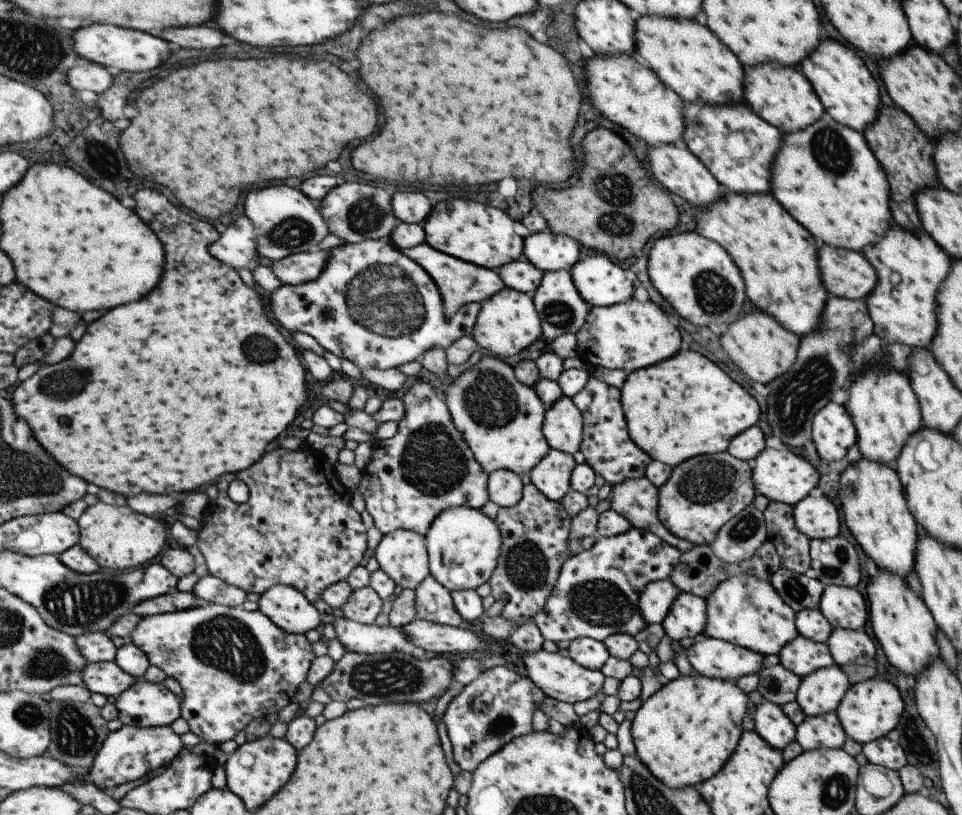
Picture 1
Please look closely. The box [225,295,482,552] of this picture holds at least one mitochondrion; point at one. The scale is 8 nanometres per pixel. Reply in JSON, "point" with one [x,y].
{"point":[433,463]}

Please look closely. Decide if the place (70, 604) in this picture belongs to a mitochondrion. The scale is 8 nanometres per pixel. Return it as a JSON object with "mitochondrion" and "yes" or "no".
{"mitochondrion":"yes"}

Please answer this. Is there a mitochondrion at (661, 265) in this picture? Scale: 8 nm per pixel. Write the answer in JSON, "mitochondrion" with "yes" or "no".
{"mitochondrion":"no"}

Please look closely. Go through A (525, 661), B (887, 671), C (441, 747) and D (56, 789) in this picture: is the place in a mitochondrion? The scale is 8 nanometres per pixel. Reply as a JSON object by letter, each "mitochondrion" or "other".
{"A":"other","B":"other","C":"other","D":"other"}

